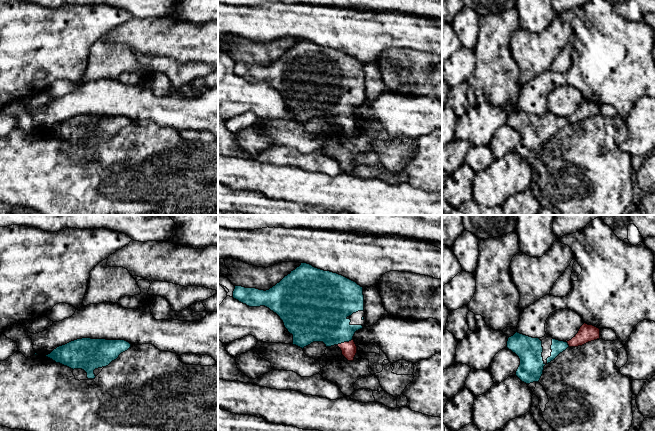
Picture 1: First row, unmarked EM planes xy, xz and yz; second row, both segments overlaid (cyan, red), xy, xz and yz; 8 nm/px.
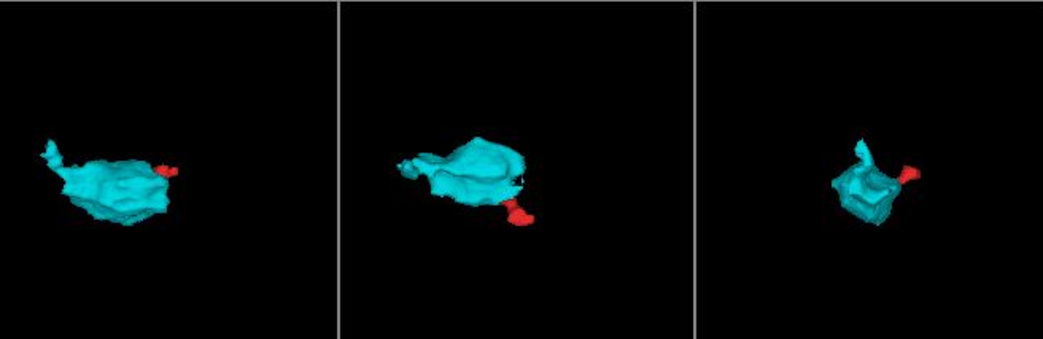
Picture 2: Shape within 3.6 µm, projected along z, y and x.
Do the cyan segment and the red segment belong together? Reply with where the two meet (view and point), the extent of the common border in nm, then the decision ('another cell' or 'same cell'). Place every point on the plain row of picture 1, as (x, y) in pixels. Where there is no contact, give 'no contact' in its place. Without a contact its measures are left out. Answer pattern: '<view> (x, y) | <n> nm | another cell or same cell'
xz (344, 117) | 150 nm | same cell

